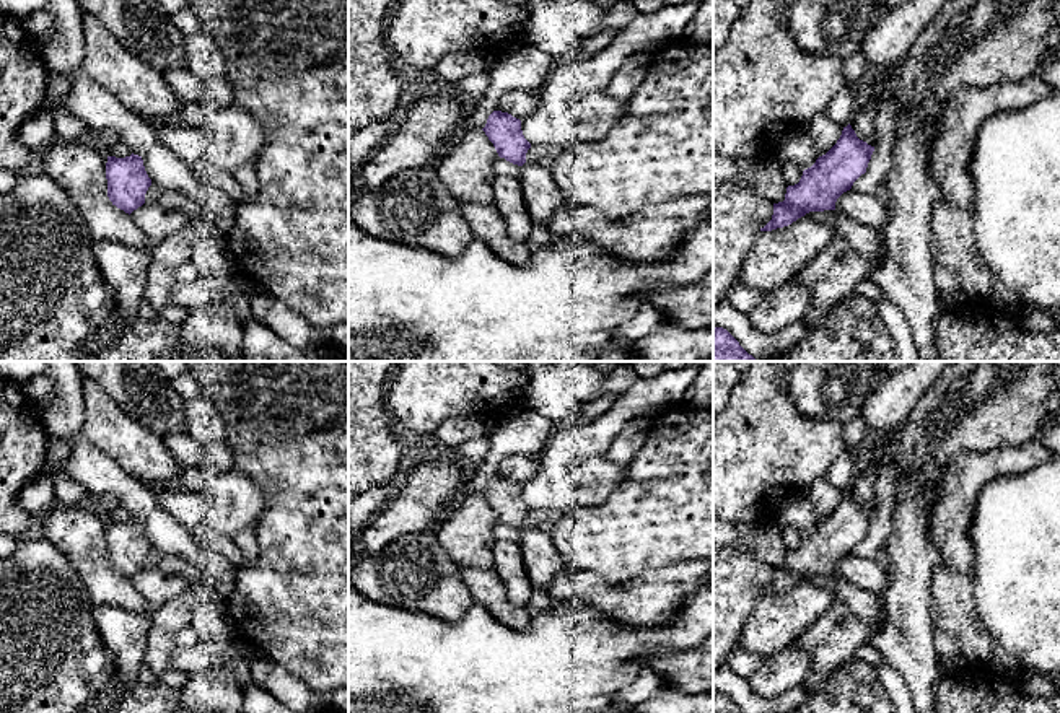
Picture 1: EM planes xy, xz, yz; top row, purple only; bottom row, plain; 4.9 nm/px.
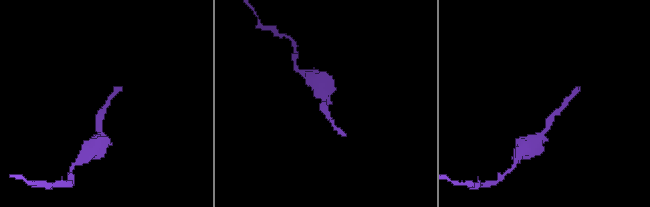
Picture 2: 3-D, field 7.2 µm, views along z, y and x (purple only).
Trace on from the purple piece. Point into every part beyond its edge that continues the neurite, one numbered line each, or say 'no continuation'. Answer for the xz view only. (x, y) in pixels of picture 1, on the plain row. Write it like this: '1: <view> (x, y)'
no continuation

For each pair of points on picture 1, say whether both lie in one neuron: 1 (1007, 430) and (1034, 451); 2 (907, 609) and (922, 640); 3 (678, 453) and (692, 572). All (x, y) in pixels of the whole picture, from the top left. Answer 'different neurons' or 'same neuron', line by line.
1: different neurons
2: same neuron
3: different neurons

